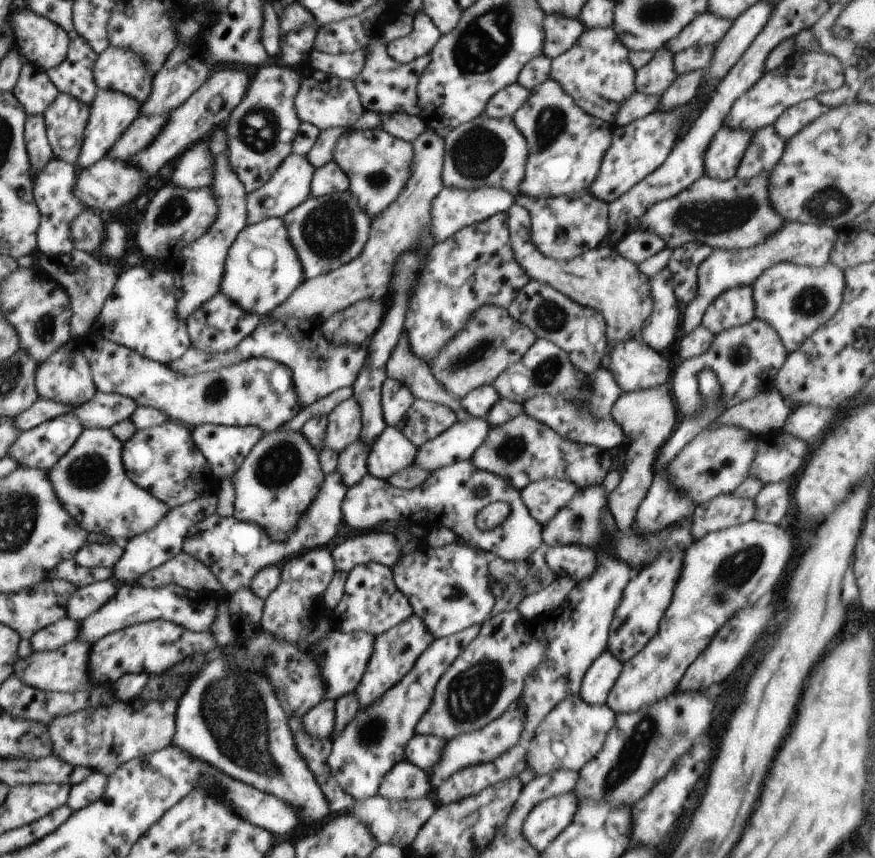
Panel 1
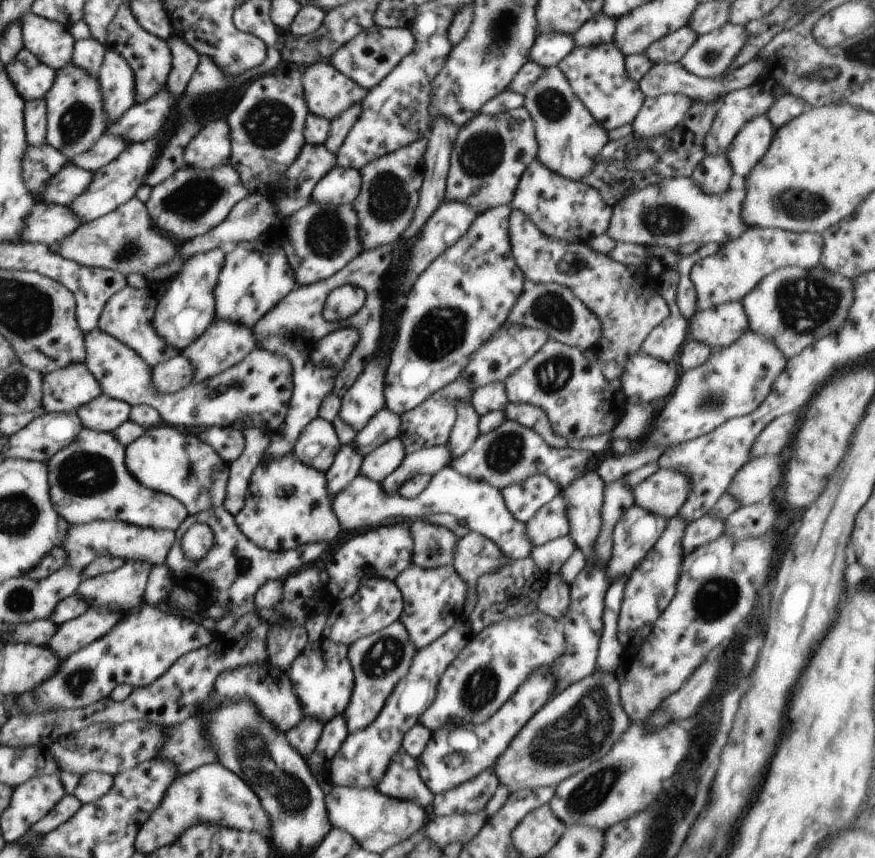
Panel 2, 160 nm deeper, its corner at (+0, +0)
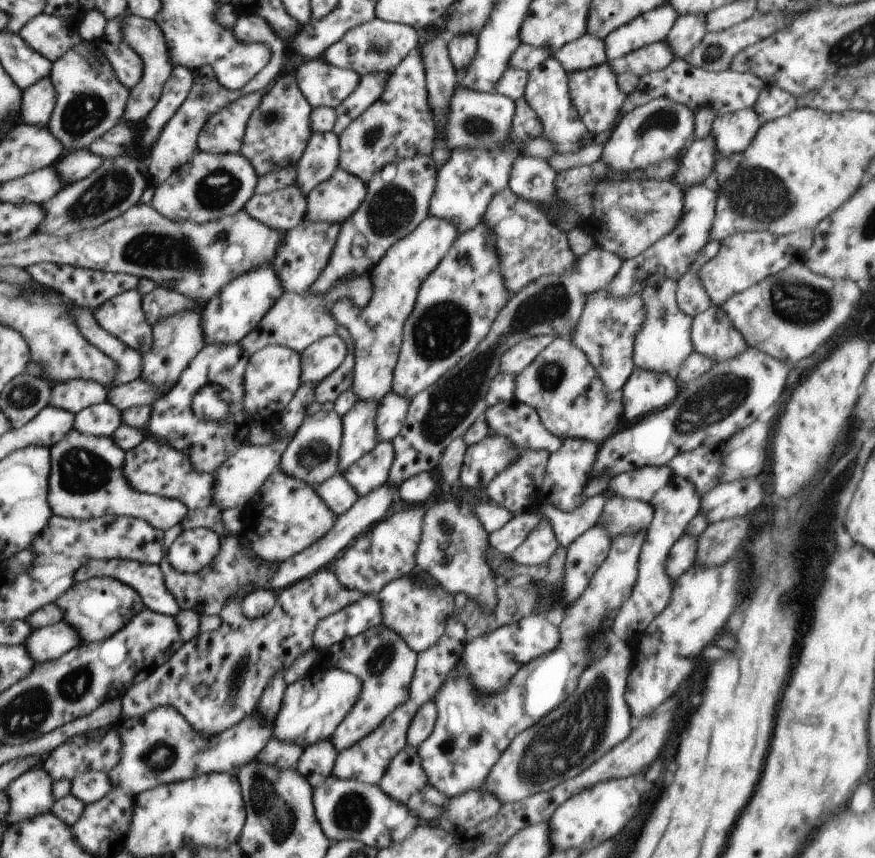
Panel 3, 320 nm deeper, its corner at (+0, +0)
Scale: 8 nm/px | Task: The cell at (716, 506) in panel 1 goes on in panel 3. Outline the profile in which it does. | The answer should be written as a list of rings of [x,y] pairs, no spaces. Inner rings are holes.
[[[682,535],[673,544],[665,562],[665,571],[674,584],[695,562],[696,551],[697,538],[690,535]]]

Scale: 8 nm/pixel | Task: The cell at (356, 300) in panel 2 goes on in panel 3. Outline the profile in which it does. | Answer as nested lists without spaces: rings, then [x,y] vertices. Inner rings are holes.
[[[428,215],[414,232],[395,242],[389,251],[379,260],[371,272],[371,283],[373,284],[370,304],[364,308],[358,308],[348,299],[338,301],[328,312],[328,320],[335,322],[339,327],[346,327],[354,341],[355,367],[353,372],[353,387],[357,395],[357,401],[376,401],[378,404],[384,395],[391,390],[393,381],[393,370],[398,362],[401,342],[403,339],[403,328],[406,320],[413,311],[418,291],[423,280],[440,264],[452,244],[458,238],[456,227],[448,221],[439,219],[434,215]]]

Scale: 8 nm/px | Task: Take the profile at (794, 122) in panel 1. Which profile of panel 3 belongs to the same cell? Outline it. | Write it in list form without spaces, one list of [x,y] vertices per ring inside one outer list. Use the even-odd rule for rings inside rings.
[[[765,86],[758,95],[753,109],[757,112],[763,125],[765,122],[784,116],[793,111],[797,104],[797,98],[777,86]]]

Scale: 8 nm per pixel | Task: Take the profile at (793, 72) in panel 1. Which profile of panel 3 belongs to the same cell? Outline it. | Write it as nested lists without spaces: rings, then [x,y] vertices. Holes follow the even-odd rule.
[[[714,132],[705,139],[694,139],[679,160],[677,171],[670,182],[678,185],[681,191],[697,187],[708,181],[714,166],[715,146]]]

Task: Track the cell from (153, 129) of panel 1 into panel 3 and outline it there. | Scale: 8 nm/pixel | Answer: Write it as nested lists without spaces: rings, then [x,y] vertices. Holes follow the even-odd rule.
[[[76,149],[66,152],[54,168],[57,173],[59,172],[61,182],[68,185],[70,182],[85,179],[102,164],[103,160],[100,155],[95,155],[88,149]]]

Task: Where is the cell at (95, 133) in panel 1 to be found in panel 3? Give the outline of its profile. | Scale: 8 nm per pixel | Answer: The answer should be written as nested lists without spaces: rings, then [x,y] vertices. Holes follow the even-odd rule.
[[[126,8],[118,16],[108,19],[102,41],[98,42],[118,80],[129,88],[129,92],[141,81],[144,68],[139,52],[125,39],[123,24],[130,15],[131,10]]]

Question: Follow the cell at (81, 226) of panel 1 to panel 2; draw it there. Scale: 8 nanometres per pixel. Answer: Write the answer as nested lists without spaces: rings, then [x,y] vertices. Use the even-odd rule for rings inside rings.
[[[36,202],[28,216],[20,236],[24,242],[42,242],[50,246],[82,225],[66,205]]]

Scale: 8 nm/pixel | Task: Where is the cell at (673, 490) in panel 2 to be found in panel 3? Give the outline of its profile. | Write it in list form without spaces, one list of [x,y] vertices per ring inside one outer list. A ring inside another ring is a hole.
[[[612,497],[604,503],[597,522],[606,529],[607,535],[612,540],[613,537],[617,537],[618,535],[628,535],[629,533],[634,535],[635,533],[648,530],[653,514],[654,509],[651,507],[651,504],[645,503],[644,501]]]

